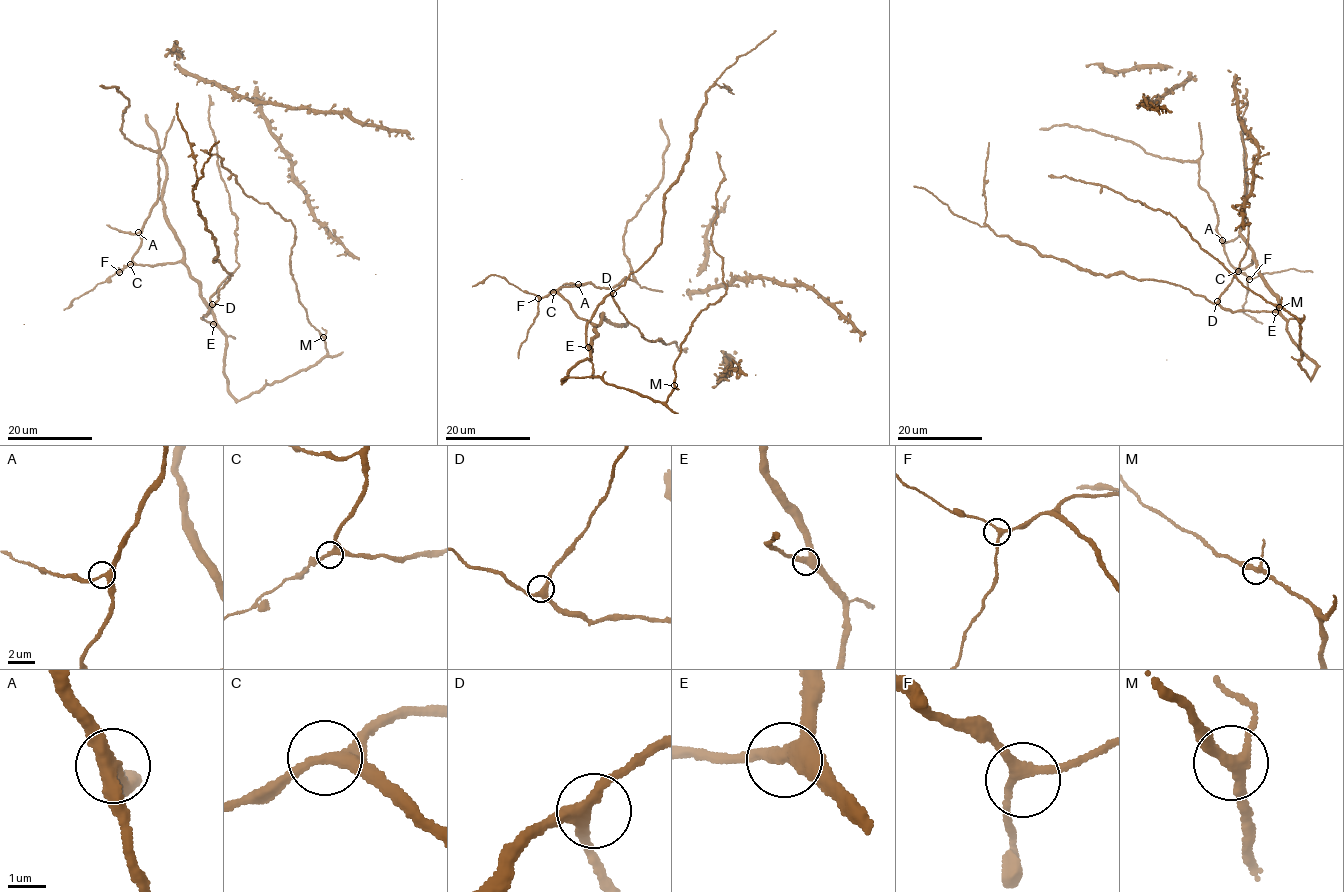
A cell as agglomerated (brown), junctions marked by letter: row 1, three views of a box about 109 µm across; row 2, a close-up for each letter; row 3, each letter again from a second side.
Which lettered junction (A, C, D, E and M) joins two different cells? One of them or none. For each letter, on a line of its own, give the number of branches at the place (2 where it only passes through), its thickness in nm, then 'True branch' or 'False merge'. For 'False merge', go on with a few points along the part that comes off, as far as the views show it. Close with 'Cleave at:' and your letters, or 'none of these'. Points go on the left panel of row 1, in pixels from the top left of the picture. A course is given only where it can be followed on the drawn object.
A: Branches: 3. Thickness 280 nm. True branch
C: Branches: 3. Thickness 280 nm. True branch
D: Branches: 3. Thickness 300 nm. True branch
E: Branches: 3. Thickness 400 nm. True branch
M: Branches: 3. Thickness 280 nm. True branch
Cleave at: none of these

